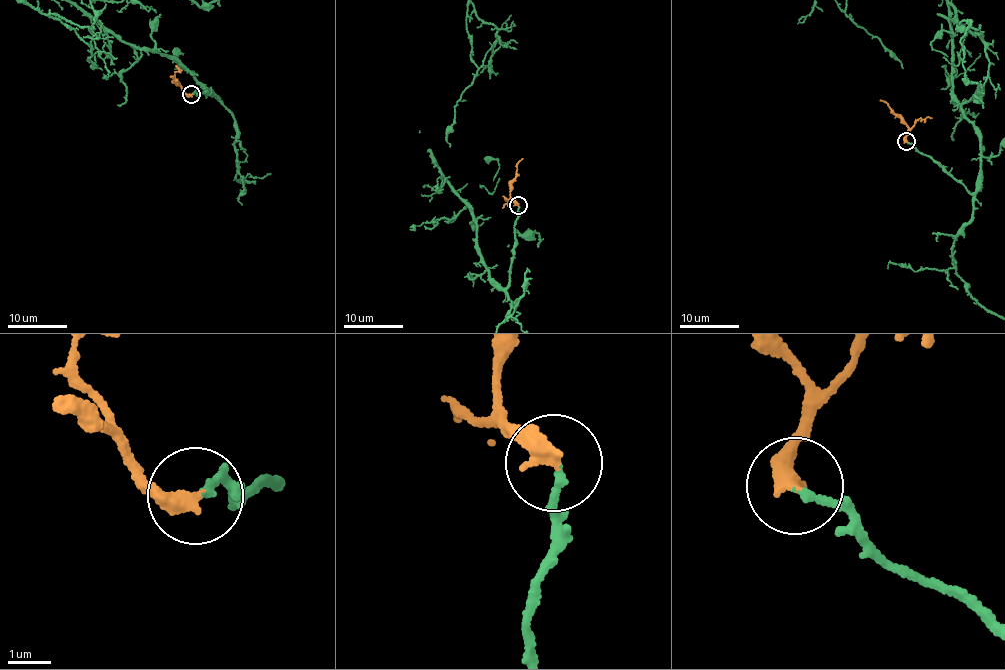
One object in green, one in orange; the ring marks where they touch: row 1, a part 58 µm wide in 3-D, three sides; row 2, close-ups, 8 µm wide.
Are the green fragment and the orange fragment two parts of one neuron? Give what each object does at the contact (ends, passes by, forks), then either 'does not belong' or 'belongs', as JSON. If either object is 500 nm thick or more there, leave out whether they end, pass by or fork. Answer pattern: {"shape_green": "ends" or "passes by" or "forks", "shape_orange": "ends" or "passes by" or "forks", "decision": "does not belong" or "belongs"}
{"shape_green": "ends", "shape_orange": "ends", "decision": "belongs"}

